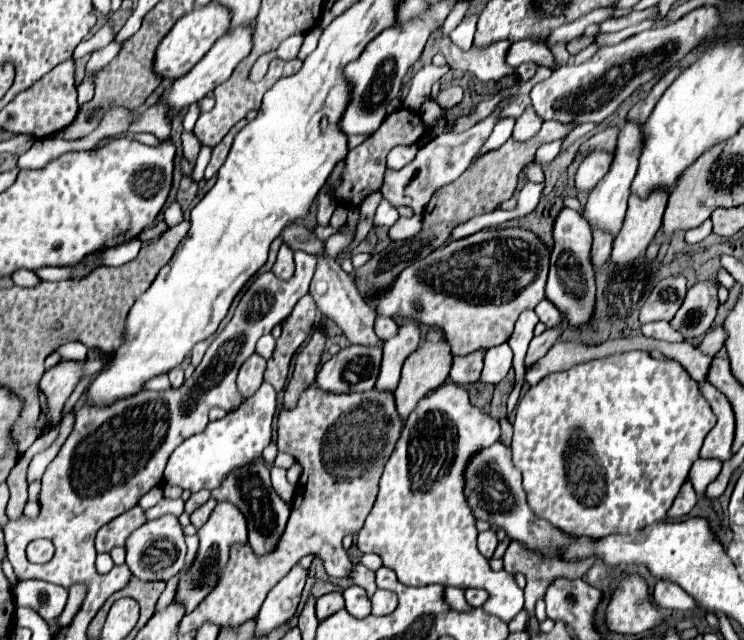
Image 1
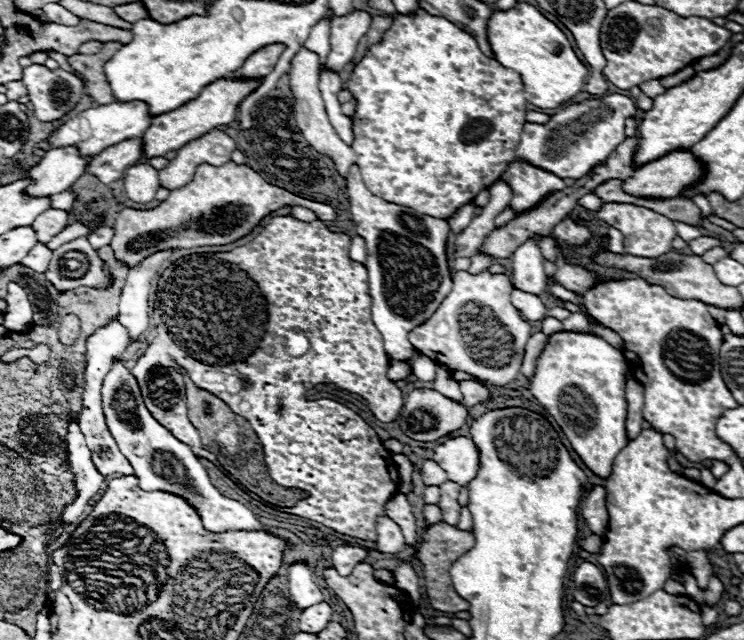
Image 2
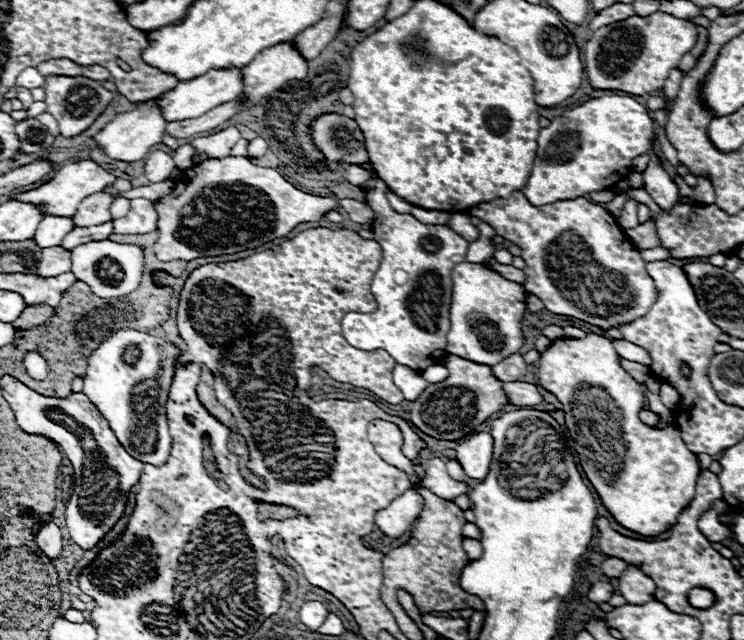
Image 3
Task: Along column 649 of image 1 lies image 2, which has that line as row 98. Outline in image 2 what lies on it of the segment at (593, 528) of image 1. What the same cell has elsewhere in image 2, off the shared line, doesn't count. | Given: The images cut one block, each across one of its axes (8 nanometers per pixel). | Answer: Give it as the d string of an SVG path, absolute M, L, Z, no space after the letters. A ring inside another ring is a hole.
M426 10L398 16L382 40L370 46L366 56L354 66L344 88L356 100L352 150L358 156L356 164L368 190L386 202L408 206L434 218L450 218L506 172L514 162L526 124L528 102L520 74L484 56L468 32Z

